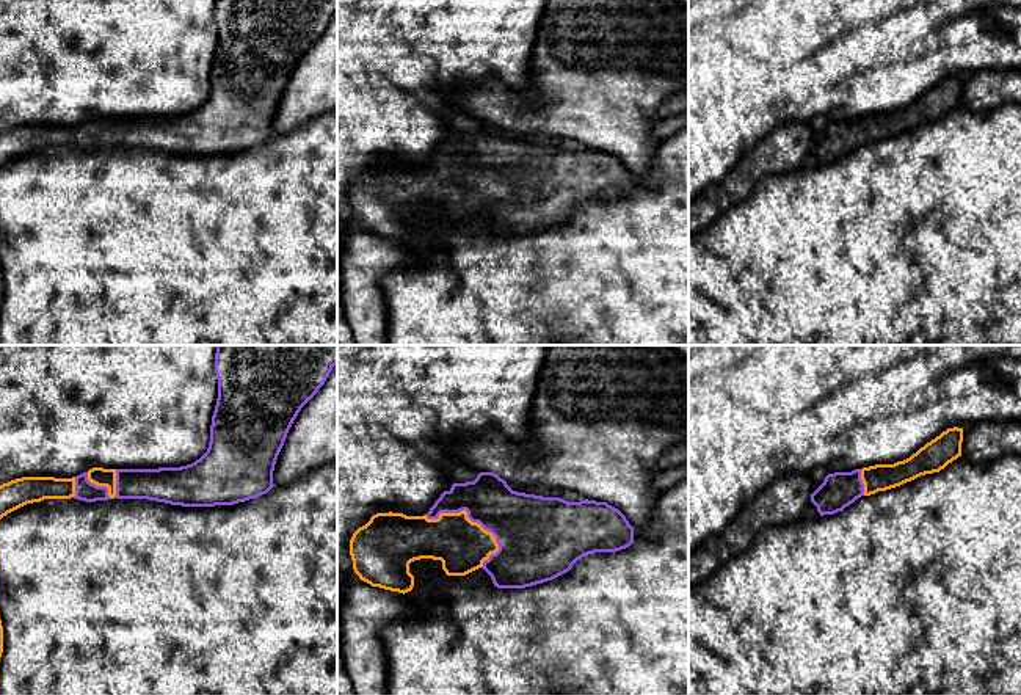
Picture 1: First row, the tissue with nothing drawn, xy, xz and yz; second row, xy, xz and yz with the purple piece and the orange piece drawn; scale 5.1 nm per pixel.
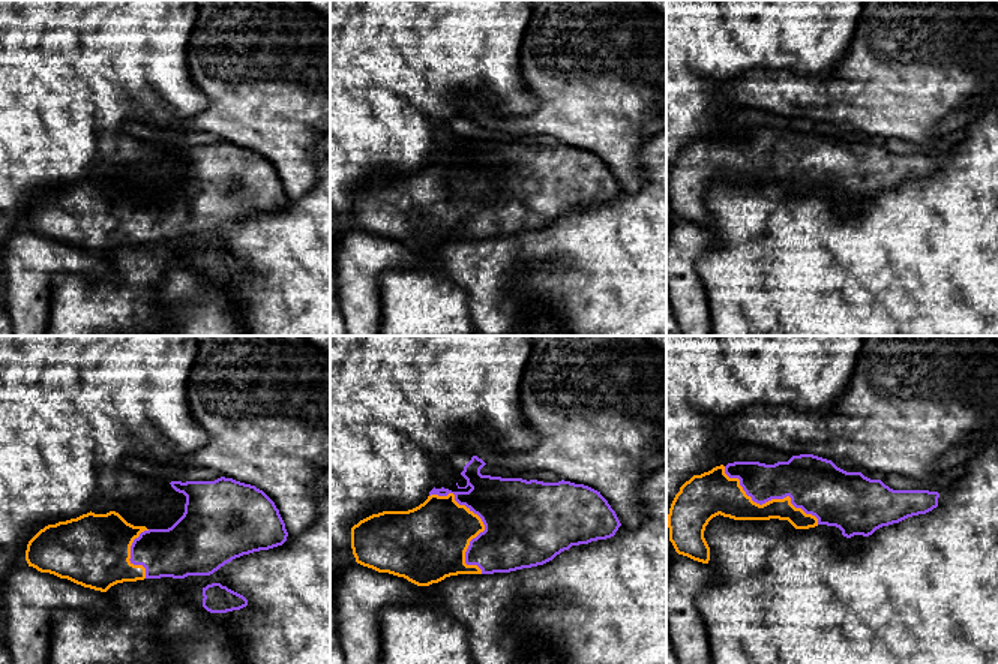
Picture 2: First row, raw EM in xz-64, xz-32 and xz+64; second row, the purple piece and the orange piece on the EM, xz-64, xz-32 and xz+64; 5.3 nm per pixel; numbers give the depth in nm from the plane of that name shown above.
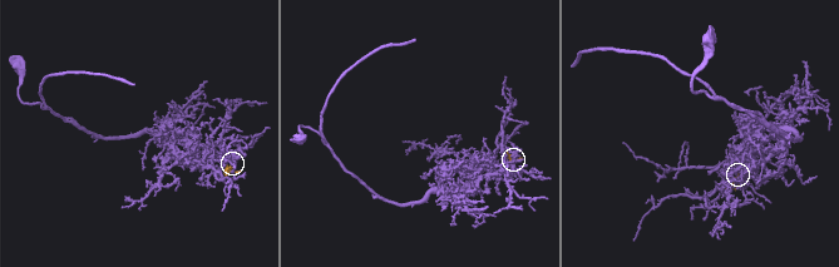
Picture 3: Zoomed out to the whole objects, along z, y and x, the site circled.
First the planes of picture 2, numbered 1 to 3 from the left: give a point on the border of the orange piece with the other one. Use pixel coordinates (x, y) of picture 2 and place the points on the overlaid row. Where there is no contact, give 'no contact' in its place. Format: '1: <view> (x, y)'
1: xz-64 (131, 555)
2: xz-32 (483, 523)
3: xz+64 (769, 499)

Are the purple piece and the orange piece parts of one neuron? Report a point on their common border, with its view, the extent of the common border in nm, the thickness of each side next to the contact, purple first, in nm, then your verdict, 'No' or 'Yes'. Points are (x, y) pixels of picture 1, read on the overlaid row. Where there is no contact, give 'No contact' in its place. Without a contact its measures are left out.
Touches purple at xz (468, 513). Shared border 420 nm. Thickness 280 nm (purple) against 260 nm. Yes

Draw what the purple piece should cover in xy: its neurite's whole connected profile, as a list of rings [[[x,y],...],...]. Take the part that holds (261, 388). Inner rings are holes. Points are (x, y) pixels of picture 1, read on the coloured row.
[[[216,345],[218,398],[207,452],[191,464],[158,469],[93,468],[72,478],[22,477],[0,485],[0,519],[44,499],[147,499],[182,507],[234,505],[267,494],[287,433],[337,364],[337,345]]]

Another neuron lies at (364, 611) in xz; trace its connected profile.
[[[364,580],[347,585],[337,606],[345,671],[356,695],[387,693],[387,656],[381,629],[412,612],[403,593],[372,587]]]

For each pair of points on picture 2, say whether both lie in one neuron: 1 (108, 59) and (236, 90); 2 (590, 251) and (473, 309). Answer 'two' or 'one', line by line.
1: two
2: one

